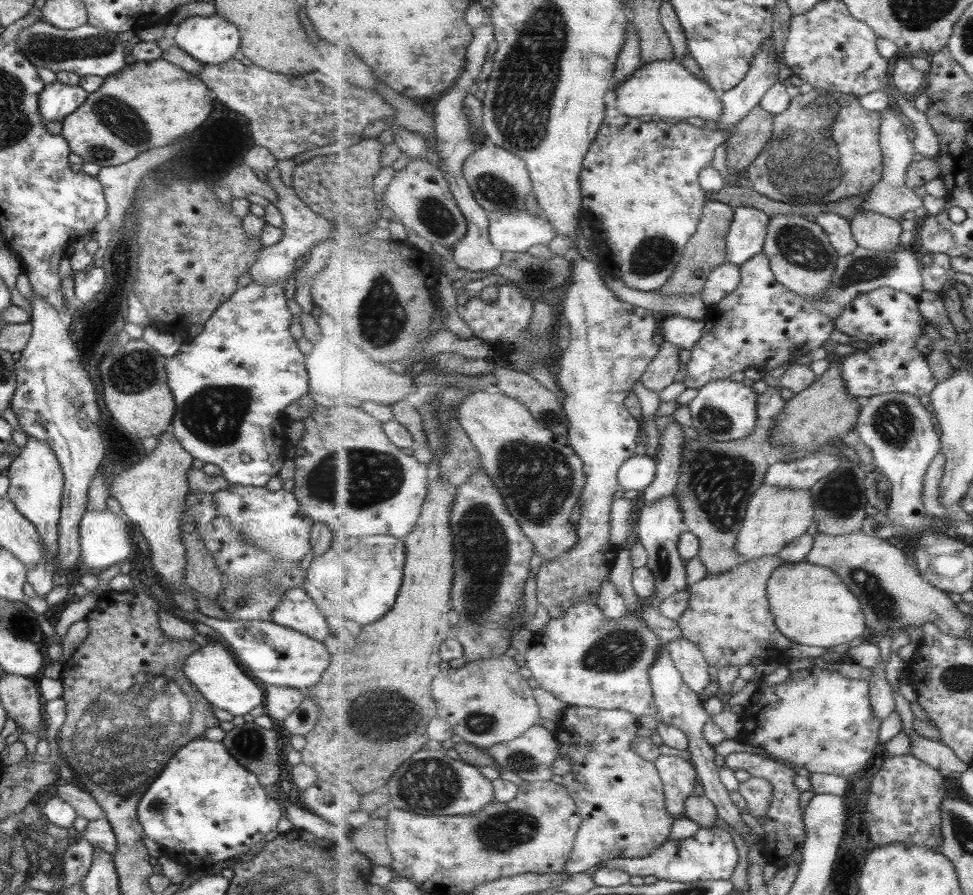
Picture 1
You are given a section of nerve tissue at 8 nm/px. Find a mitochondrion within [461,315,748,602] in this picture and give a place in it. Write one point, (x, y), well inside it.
(538, 479)

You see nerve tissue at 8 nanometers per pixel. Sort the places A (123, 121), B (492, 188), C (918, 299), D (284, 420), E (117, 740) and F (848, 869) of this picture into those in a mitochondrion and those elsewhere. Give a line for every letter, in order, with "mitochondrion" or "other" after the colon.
A: mitochondrion
B: mitochondrion
C: other
D: other
E: mitochondrion
F: other

